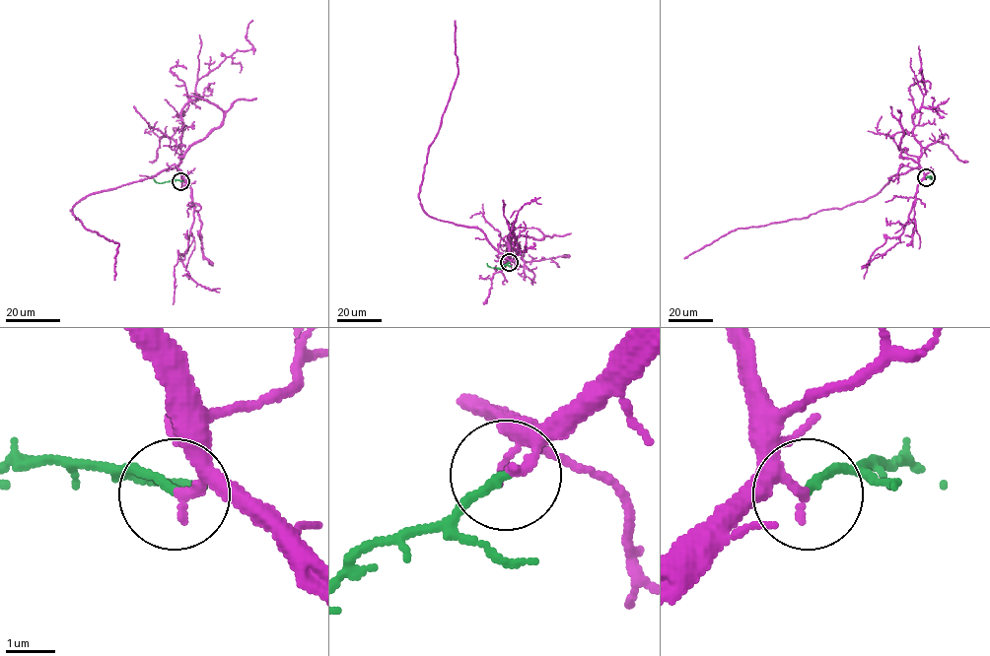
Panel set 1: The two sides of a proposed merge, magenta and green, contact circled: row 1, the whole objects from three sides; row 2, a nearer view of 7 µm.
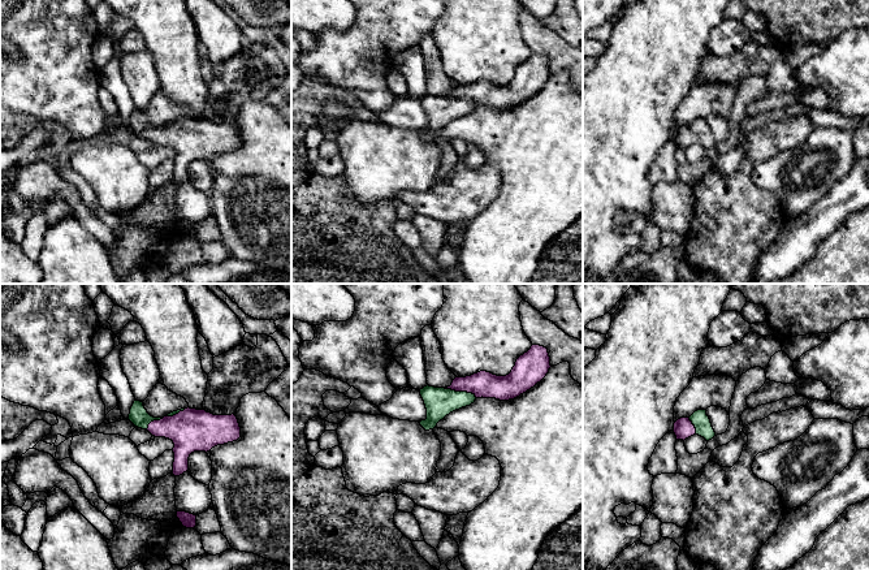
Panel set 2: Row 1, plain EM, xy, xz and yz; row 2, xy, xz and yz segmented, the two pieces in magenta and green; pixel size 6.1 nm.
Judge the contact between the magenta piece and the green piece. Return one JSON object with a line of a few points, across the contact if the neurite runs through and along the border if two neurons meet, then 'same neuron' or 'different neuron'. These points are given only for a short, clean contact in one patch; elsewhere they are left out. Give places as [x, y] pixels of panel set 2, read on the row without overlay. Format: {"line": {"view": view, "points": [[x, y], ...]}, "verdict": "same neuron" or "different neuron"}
{"line": {"view": "xz", "points": [[484, 93], [461, 99], [454, 106], [439, 111]]}, "verdict": "same neuron"}

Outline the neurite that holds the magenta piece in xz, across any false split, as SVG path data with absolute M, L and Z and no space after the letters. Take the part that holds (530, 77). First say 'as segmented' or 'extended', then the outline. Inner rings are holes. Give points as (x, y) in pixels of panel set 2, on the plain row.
extended; M532 53L516 68L511 81L506 85L480 79L471 85L455 86L448 96L427 94L420 98L427 128L419 131L425 139L433 138L446 124L470 115L481 105L500 109L514 108L540 91L550 75L548 57Z

